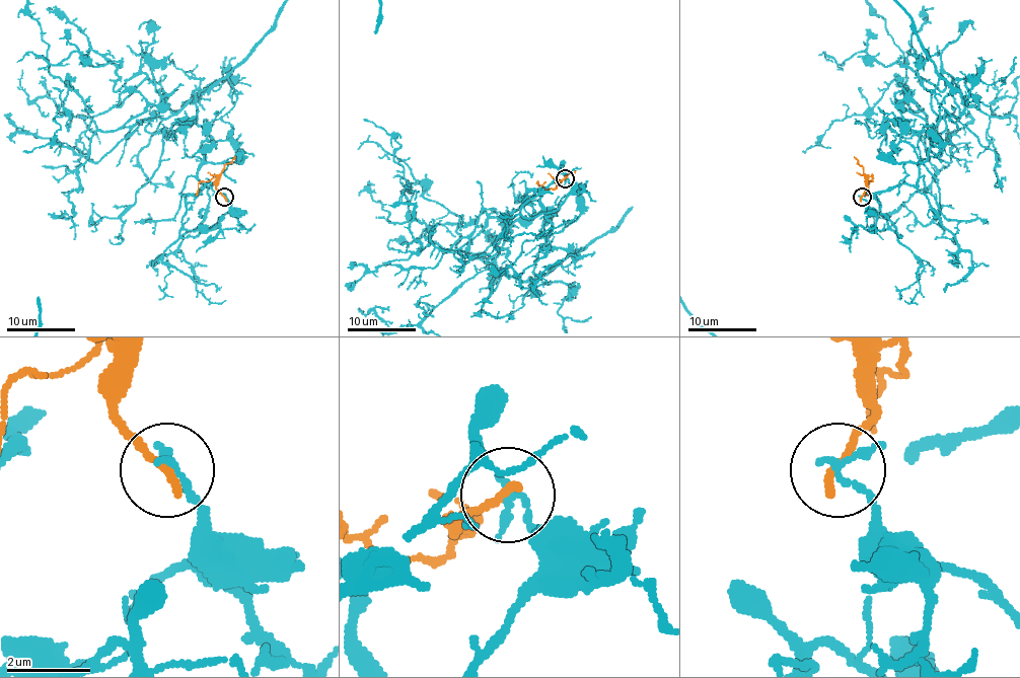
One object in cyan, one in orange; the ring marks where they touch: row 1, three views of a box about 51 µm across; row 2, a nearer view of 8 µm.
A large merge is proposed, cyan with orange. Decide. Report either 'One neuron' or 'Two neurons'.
Two neurons

